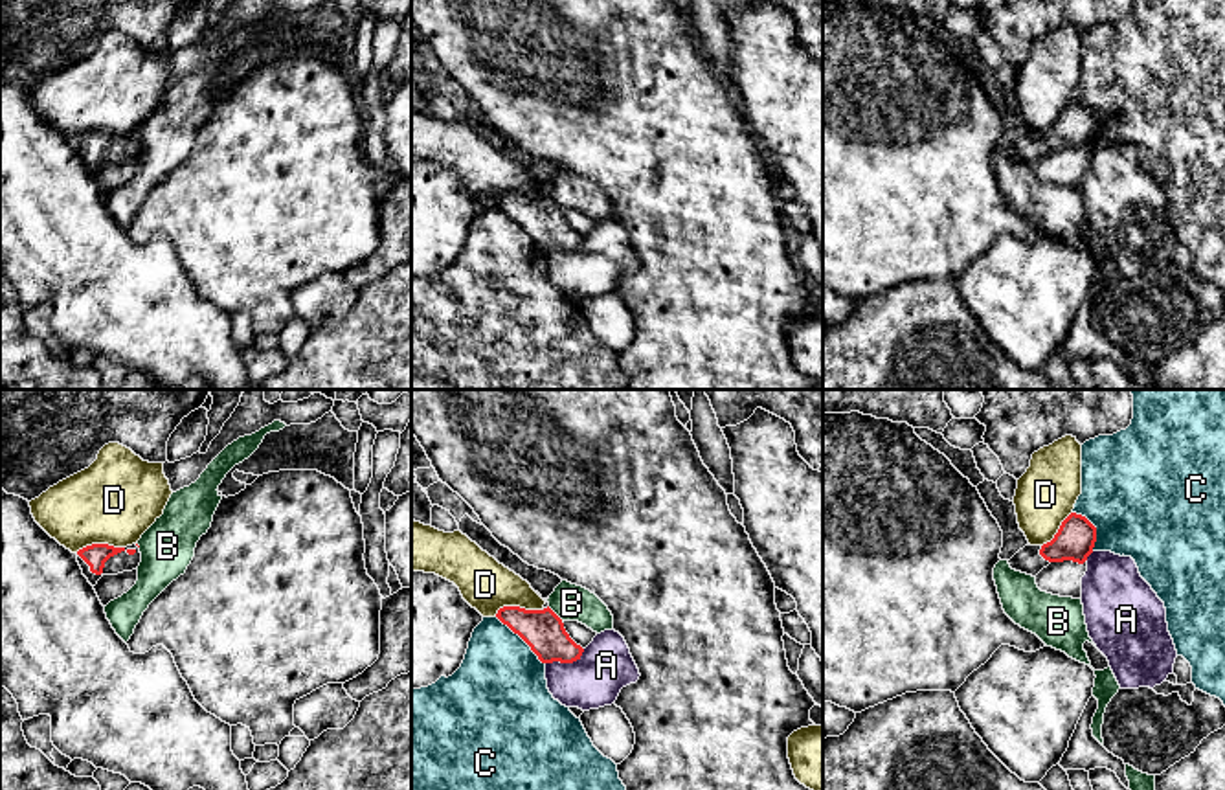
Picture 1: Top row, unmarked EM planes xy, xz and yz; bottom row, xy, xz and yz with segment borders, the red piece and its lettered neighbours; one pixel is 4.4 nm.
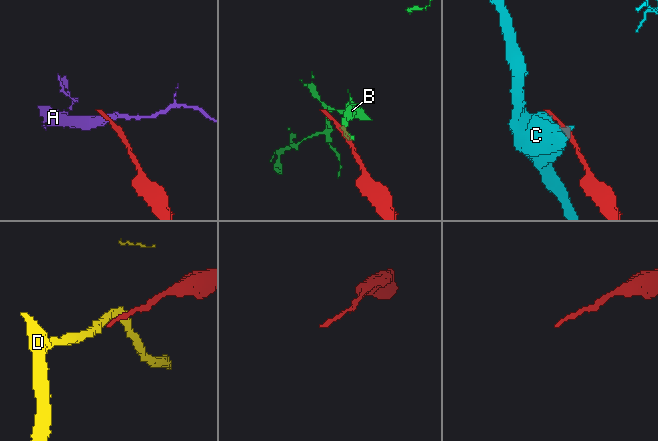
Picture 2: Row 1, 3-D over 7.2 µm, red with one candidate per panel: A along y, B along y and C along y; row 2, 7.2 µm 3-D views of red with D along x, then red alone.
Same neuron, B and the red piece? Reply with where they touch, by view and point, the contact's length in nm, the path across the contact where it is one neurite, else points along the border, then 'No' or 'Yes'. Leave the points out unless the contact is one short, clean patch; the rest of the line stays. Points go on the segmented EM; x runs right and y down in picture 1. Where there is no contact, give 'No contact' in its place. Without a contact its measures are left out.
Touches red at xz (553, 612). Shared border 90 nm. Boundary: xz (548, 607), (562, 620). No

